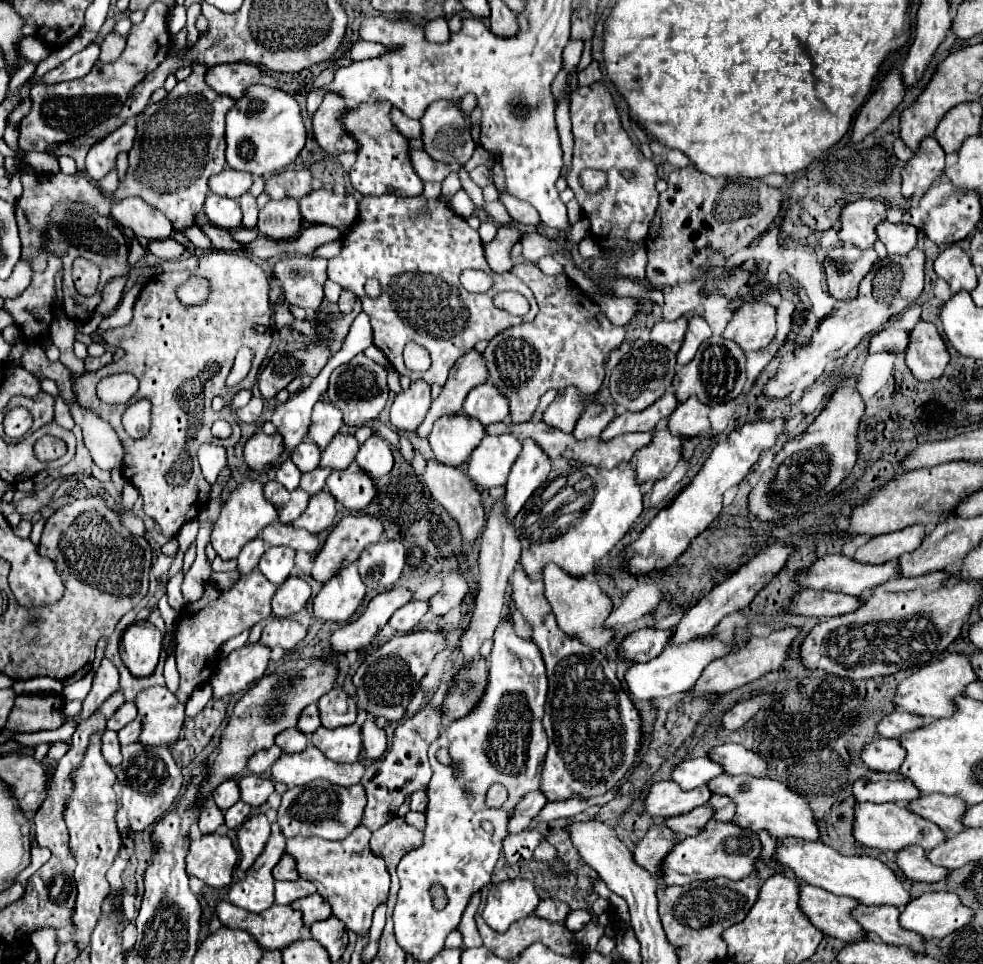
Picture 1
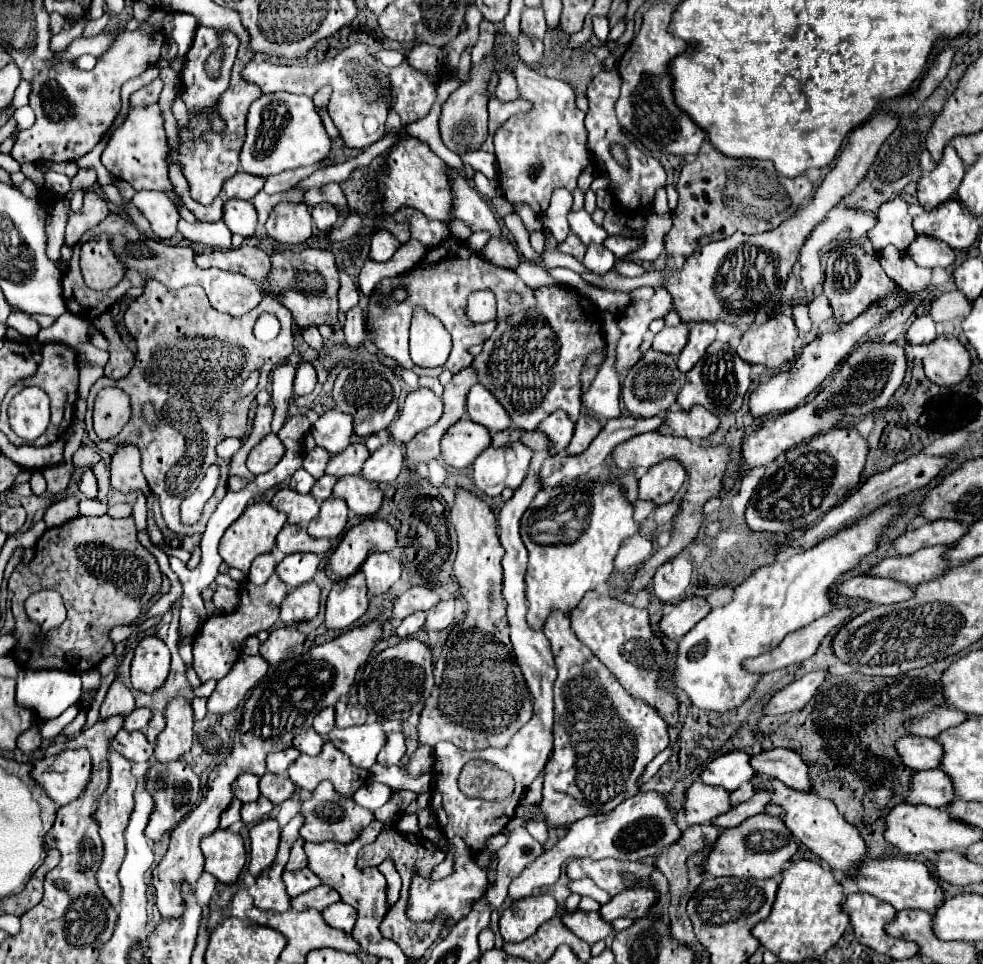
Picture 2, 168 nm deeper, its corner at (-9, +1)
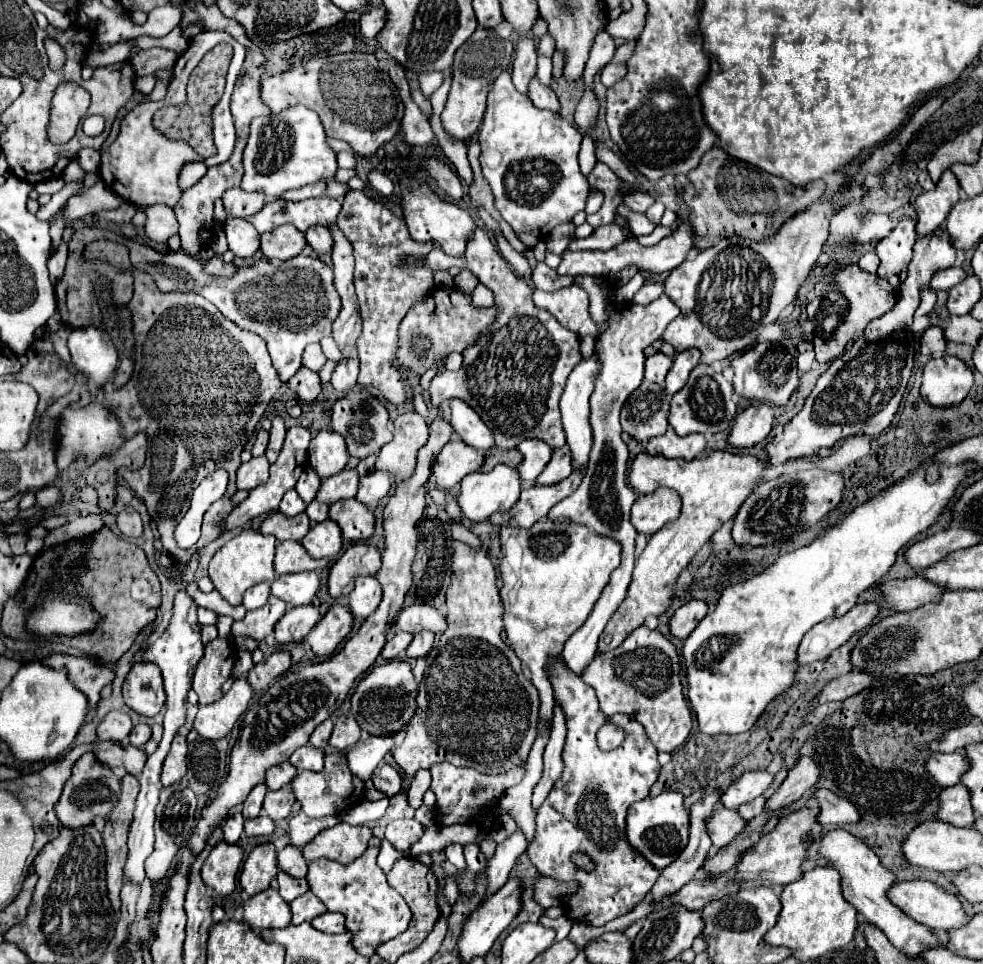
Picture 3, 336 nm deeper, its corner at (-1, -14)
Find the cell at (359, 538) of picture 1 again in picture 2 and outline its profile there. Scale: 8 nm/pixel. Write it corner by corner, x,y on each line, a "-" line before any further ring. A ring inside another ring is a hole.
363,520
341,538
327,564
327,576
337,582
355,574
371,552
389,552
397,546
395,530
385,520

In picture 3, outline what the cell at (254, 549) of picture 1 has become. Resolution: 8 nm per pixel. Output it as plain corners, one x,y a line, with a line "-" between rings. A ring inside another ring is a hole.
267,581
257,583
257,585
253,585
253,587
249,587
249,589
245,591
243,607
245,607
247,611
257,609
257,607
263,607
263,603
267,601
267,597
269,597
269,583
267,583

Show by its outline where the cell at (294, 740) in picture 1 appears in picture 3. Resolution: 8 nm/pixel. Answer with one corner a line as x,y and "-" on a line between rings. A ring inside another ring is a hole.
303,745
299,747
293,755
291,755
291,765
297,769
309,769
309,771
321,771
323,769
323,751
315,749
311,745

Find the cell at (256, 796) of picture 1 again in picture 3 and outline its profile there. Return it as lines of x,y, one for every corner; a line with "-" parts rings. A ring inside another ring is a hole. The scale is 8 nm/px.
281,787
279,791
269,791
263,801
263,813
269,815
273,821
281,821
291,815
291,807
295,803
295,797
291,793
291,787

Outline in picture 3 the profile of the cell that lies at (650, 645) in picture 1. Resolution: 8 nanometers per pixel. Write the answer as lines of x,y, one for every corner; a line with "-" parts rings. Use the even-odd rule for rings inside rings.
689,601
689,603
681,605
673,613
673,617
669,621
671,635
677,637
677,639
681,639
681,641
685,641
691,635
691,631
699,625
699,621
707,615
707,609
709,607
703,601

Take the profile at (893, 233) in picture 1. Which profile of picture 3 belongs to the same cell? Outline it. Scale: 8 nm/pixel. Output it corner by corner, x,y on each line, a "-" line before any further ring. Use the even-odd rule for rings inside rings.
949,267
949,269
937,271
937,273
931,277
929,287
931,287
933,291
937,291
937,289
947,291
947,289
951,289
953,285
961,283
963,279
965,279
965,271
963,271
961,267

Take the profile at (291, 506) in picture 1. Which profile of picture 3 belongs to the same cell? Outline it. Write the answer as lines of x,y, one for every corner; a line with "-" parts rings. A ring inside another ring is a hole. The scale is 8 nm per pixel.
279,511
269,513
265,521
261,523
261,531
267,535
275,535
277,541
301,541
309,531
309,519
305,513
299,513
295,517
287,517

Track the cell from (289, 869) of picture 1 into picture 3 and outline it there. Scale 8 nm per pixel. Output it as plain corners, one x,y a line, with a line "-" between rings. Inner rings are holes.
287,845
283,851
277,853
277,861
279,861
279,869
291,877
305,877
307,875
307,863
305,863
299,847

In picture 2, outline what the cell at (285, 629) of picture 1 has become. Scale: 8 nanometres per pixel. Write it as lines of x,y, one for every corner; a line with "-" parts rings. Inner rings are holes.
277,628
269,634
267,642
261,644
261,650
259,654
269,662
269,664
275,664
279,660
283,660
295,646
303,644
305,642
305,634
301,634
299,630
295,628

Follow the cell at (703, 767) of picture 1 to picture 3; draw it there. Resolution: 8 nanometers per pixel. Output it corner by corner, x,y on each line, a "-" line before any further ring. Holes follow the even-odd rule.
745,771
741,773
725,791
721,791
721,805
735,809
741,803
749,803
759,797
773,781
773,775
767,771

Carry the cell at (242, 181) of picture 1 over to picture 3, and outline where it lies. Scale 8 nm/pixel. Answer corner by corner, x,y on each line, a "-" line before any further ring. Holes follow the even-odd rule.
241,187
229,189
221,199
229,217
243,217
243,219
255,215
265,203
263,193
247,193

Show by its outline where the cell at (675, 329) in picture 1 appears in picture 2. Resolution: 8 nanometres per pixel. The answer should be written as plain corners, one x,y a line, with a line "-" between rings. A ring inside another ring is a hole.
679,324
675,328
665,326
653,340
653,350
663,352
663,354
671,354
677,356
685,344
687,344
687,336
689,336
689,328
687,324

